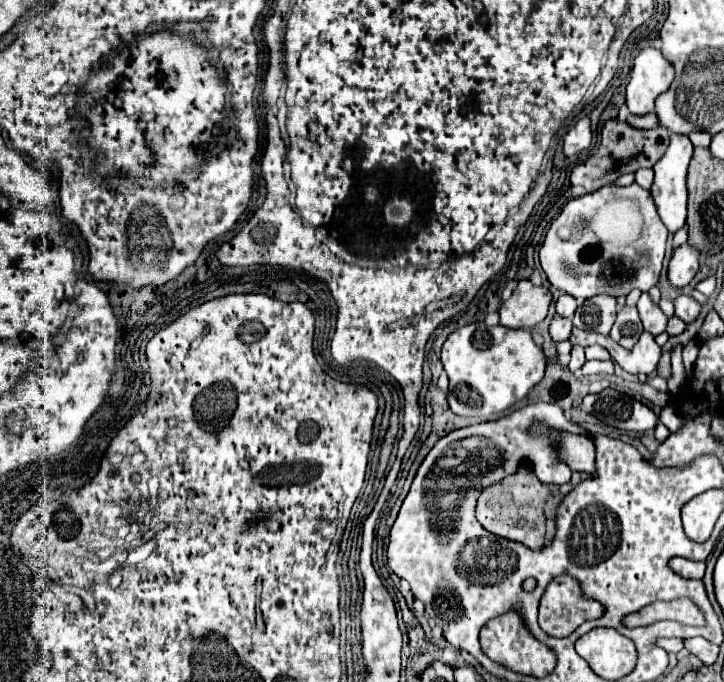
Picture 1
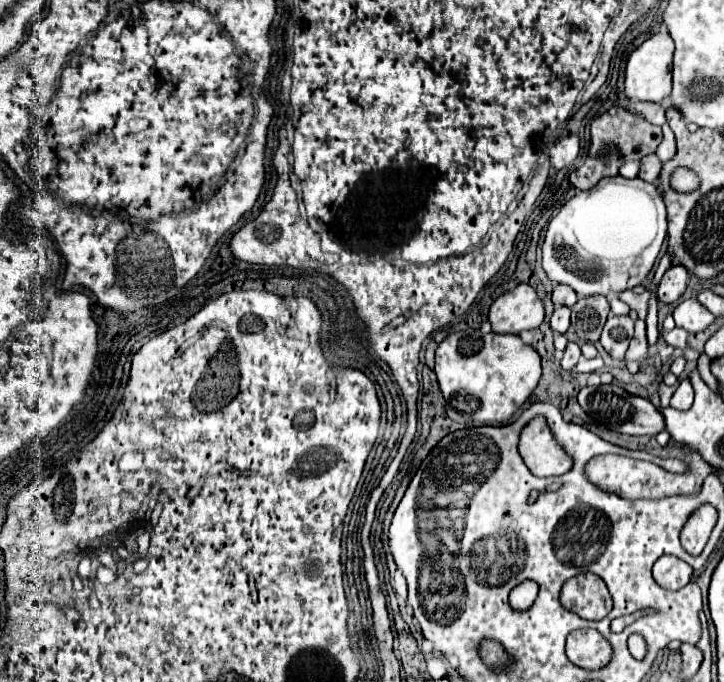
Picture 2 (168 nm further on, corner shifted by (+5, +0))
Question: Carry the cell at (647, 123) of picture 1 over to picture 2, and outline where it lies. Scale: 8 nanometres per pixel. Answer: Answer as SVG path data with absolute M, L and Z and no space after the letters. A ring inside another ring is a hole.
M633 102L631 110L635 110L637 114L641 114L651 124L663 126L667 122L665 120L665 108L661 104L655 104L655 102Z

